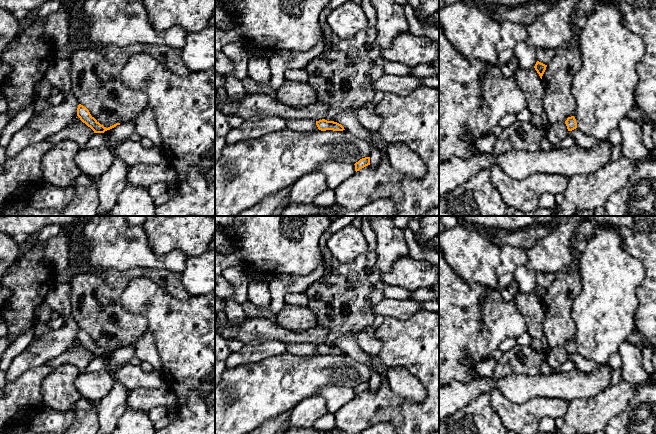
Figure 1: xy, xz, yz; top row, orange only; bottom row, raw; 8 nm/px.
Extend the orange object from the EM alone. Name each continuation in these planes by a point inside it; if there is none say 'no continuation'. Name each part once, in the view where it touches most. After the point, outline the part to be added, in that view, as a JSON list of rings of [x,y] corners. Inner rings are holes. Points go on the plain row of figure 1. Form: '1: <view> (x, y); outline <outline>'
no continuation

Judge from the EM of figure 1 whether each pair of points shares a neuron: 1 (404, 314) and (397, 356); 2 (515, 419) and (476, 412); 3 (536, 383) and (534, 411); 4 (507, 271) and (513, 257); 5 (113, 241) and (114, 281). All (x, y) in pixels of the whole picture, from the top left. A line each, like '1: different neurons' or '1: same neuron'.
1: different neurons
2: different neurons
3: different neurons
4: same neuron
5: different neurons

